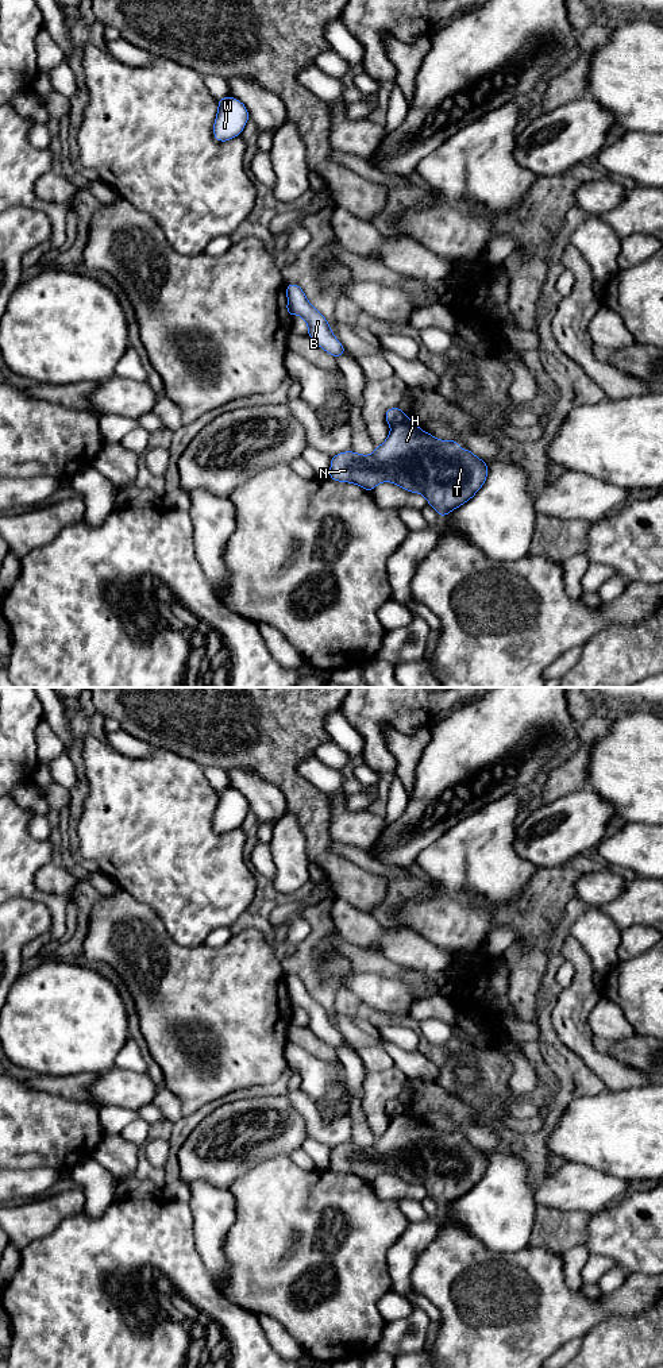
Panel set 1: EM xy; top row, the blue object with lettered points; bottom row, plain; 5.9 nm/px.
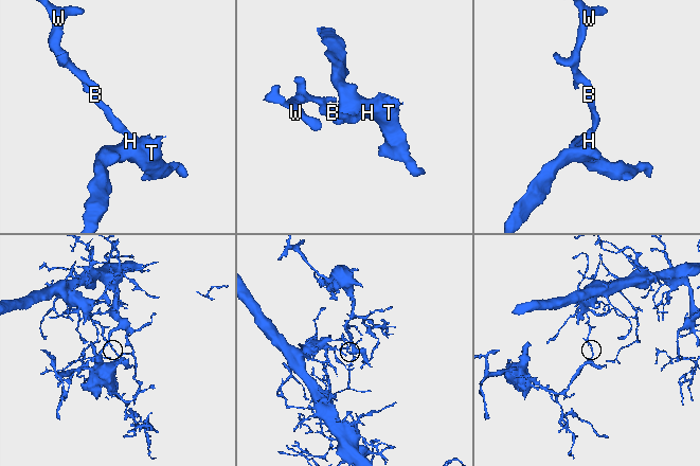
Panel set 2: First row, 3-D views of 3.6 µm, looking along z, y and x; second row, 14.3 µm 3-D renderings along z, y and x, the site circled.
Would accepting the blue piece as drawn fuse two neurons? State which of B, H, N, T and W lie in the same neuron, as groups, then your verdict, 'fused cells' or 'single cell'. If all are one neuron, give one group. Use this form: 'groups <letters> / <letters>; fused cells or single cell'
groups B W / H N T; fused cells

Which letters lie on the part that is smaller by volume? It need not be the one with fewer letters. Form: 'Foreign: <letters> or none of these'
Foreign: H, N, T

